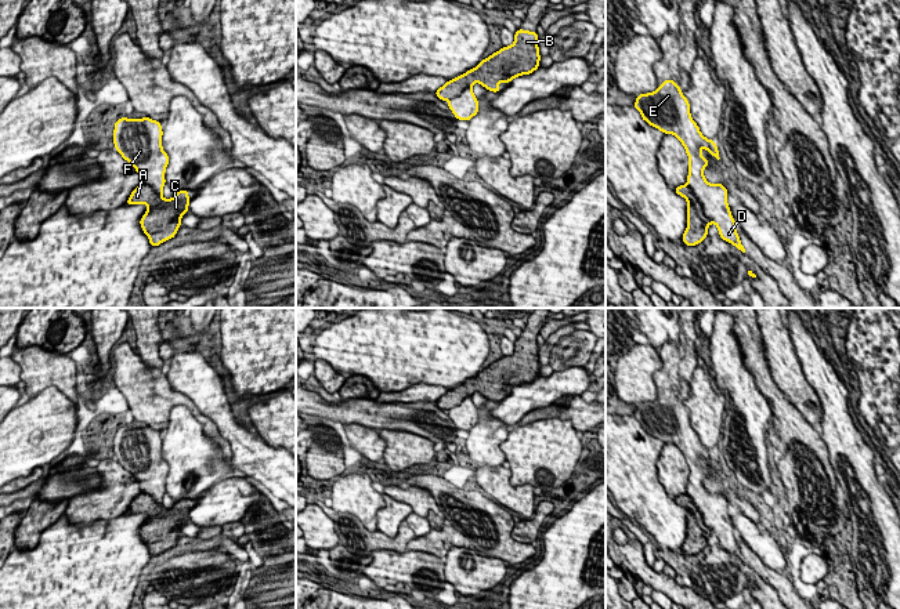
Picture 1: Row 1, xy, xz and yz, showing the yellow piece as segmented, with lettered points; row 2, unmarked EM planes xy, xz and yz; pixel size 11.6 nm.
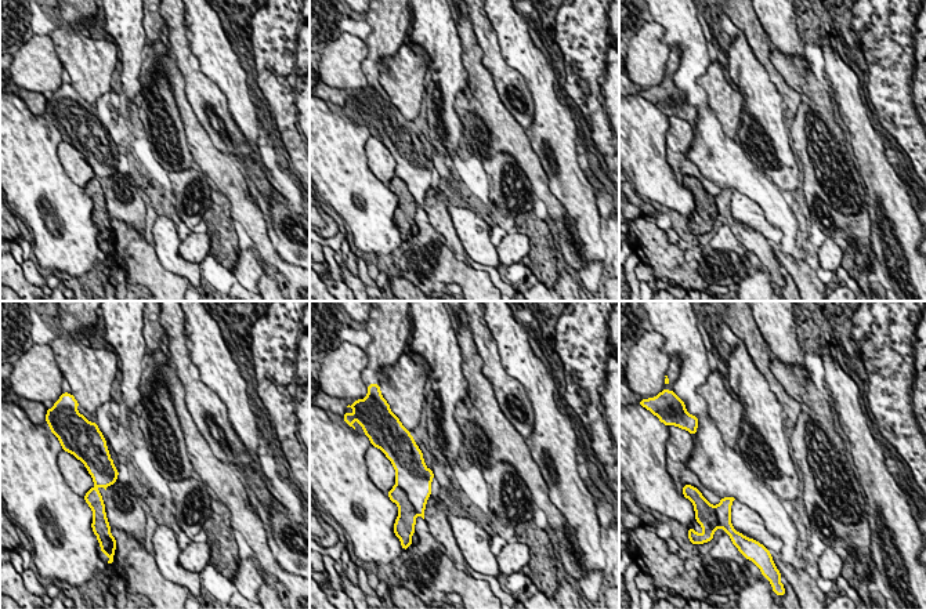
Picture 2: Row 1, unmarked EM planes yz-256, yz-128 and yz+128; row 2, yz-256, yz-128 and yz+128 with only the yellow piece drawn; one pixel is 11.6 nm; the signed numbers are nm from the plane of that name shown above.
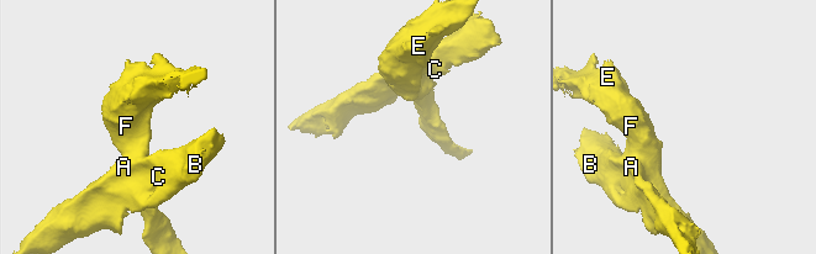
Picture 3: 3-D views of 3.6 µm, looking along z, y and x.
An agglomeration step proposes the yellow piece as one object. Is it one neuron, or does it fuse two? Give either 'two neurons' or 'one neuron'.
two neurons

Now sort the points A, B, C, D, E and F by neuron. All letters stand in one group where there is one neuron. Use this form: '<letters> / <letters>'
A B C / D E F

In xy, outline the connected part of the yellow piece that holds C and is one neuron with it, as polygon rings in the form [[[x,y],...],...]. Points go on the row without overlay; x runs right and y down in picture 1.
[[[147,493],[138,494],[126,514],[147,514],[148,519],[141,526],[140,534],[148,545],[152,557],[176,545],[181,536],[181,526],[189,519],[188,500],[176,501],[171,508],[159,505],[153,497]]]

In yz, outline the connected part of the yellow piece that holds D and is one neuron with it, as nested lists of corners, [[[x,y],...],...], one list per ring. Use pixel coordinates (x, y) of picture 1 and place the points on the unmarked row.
[[[664,388],[664,394],[654,402],[637,405],[633,416],[650,435],[664,443],[673,443],[682,452],[690,471],[687,494],[702,515],[704,523],[718,536],[723,550],[745,562],[727,512],[727,499],[722,493],[709,493],[704,486],[704,478],[709,471],[701,464],[701,458],[706,458],[719,470],[716,452],[701,443],[682,398],[673,392],[673,388]]]

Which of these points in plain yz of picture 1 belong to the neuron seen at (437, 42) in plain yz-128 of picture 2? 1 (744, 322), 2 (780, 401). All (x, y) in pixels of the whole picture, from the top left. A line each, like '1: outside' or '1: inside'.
1: outside
2: outside

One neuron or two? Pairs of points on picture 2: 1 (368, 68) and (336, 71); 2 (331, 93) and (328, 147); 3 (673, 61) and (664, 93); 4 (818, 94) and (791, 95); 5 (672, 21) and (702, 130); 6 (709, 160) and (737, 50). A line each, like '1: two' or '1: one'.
1: two
2: two
3: one
4: two
5: one
6: two

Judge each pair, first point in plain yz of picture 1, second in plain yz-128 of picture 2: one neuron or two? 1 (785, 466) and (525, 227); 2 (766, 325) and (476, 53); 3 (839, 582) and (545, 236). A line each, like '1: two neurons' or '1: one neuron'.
1: two neurons
2: two neurons
3: one neuron

